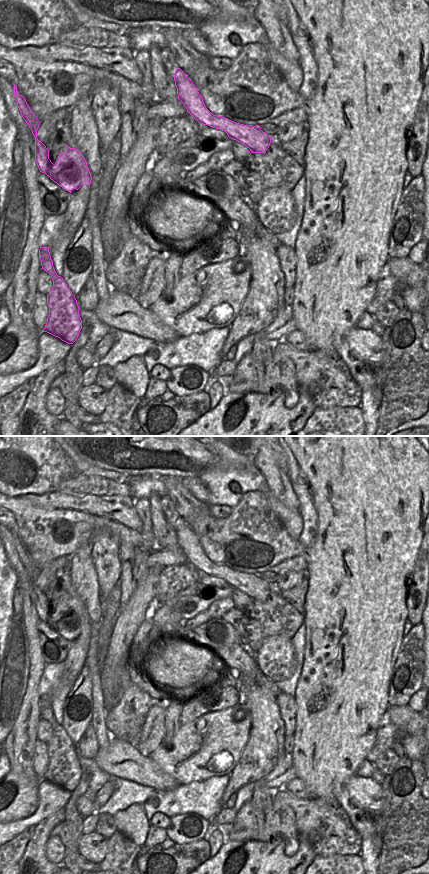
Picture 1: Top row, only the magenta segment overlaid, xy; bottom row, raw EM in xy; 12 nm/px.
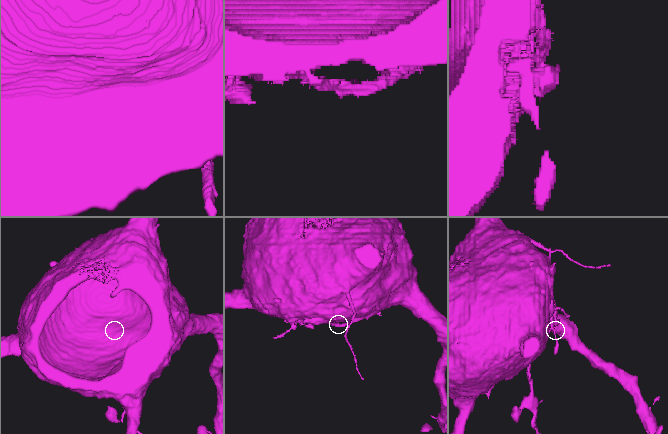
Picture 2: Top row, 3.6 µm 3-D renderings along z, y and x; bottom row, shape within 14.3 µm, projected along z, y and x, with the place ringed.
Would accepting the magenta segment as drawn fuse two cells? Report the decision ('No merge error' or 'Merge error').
Merge error.

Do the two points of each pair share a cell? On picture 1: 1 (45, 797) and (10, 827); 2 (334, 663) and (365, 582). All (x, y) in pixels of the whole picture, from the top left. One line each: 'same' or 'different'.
1: same
2: same

